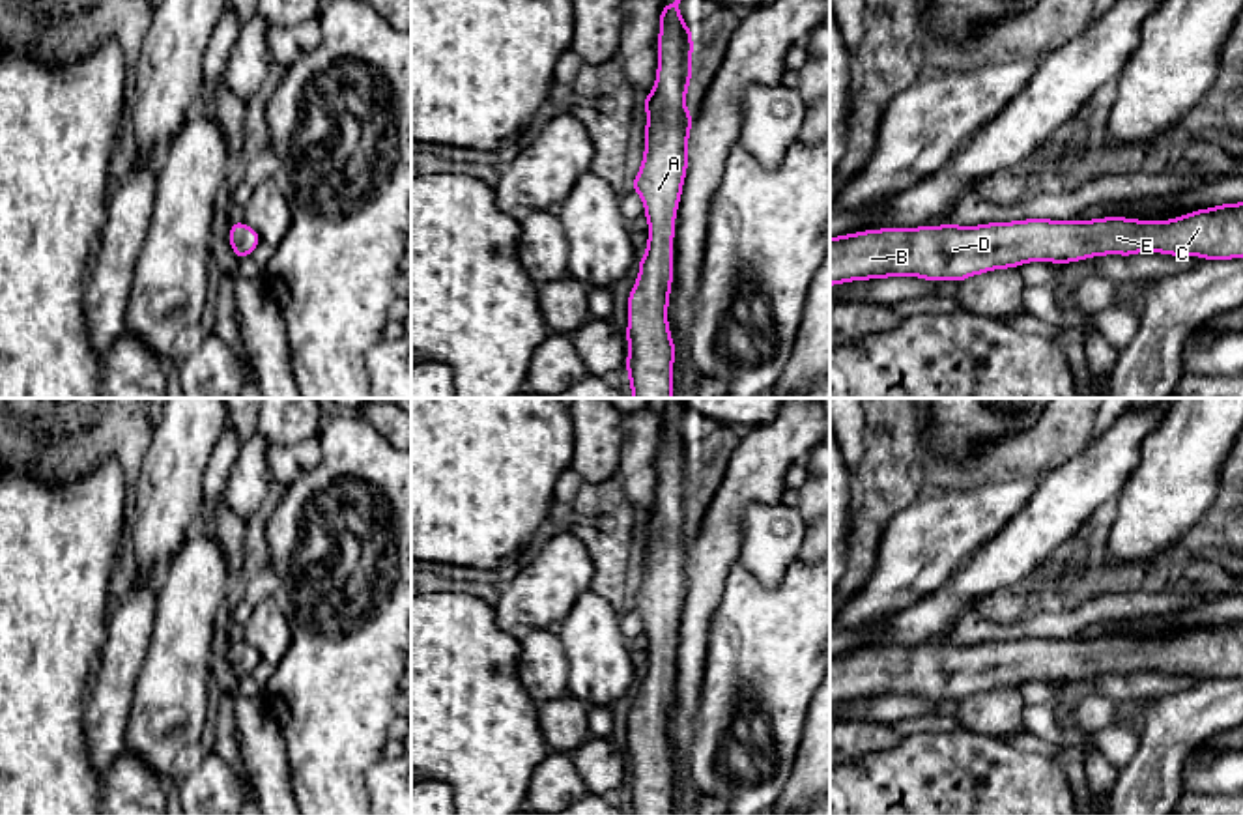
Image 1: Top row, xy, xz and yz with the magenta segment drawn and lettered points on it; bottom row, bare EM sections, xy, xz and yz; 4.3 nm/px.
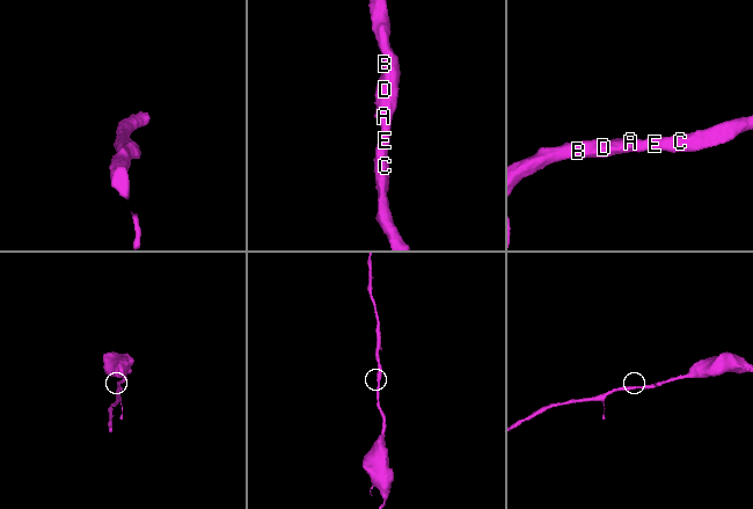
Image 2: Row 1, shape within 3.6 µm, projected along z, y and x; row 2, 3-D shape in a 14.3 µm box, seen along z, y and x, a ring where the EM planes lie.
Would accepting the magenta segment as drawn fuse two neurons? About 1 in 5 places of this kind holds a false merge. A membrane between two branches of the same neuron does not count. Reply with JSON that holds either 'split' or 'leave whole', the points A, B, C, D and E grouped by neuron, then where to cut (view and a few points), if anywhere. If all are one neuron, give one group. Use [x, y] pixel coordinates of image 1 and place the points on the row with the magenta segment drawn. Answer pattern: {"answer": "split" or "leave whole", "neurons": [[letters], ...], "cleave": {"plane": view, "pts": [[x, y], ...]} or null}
{"answer": "leave whole", "neurons": [["A", "B", "C", "D", "E"]], "cleave": null}

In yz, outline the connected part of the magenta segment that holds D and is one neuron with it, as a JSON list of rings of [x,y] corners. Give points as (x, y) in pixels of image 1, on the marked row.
[[[1243,202],[1196,209],[1170,221],[1026,219],[979,226],[948,222],[864,230],[830,237],[830,286],[888,277],[961,282],[1028,262],[1069,264],[1136,252],[1243,258]]]

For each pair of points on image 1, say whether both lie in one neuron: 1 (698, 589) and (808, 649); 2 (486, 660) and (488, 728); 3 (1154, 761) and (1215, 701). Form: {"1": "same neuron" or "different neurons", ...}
{"1": "different neurons", "2": "same neuron", "3": "same neuron"}

